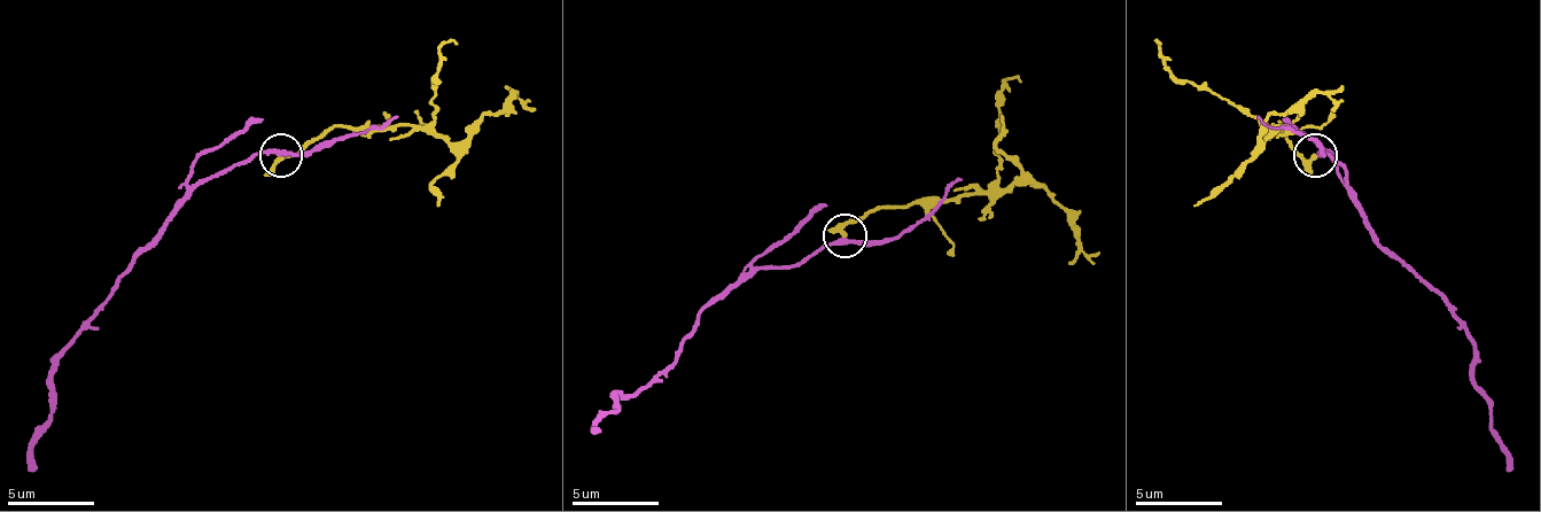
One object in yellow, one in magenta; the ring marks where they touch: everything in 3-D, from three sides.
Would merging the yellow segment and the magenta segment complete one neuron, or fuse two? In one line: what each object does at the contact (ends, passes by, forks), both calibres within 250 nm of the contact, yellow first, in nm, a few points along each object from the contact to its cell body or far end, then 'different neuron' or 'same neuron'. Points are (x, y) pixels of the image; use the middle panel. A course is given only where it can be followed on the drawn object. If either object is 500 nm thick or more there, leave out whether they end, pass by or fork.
yellow passes by; magenta passes by; calibres 220 and 260 nm; course yellow (846, 234), (850, 222), (897, 204), (980, 195), (1028, 183), (1045, 192), (1064, 212), (1076, 239), (1098, 256); course magenta (846, 239), (732, 282), (681, 353), (637, 392), (615, 396), (593, 431); different neuron

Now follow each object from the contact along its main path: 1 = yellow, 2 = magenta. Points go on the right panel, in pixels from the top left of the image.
1: (1314, 154), (1301, 154), (1275, 124), (1266, 141), (1261, 137), (1270, 115), (1292, 110), (1318, 93), (1336, 110)
2: (1318, 154), (1327, 154), (1344, 171), (1344, 189), (1362, 224), (1431, 289), (1470, 341), (1488, 424), (1510, 472)

